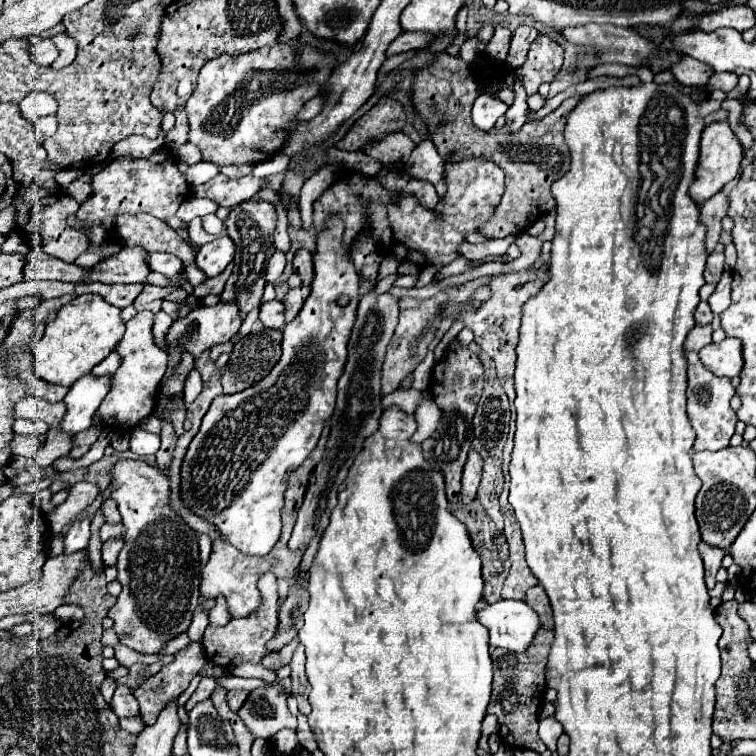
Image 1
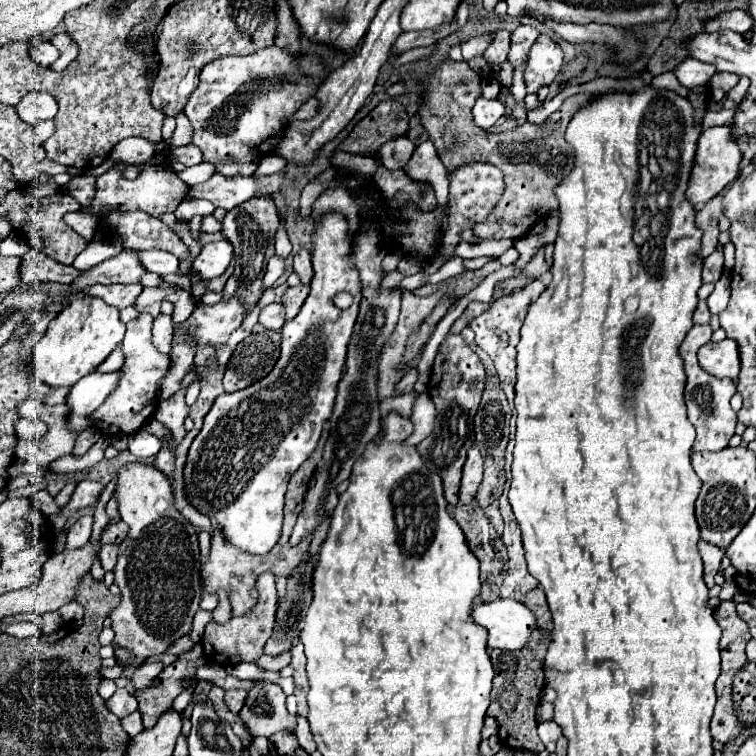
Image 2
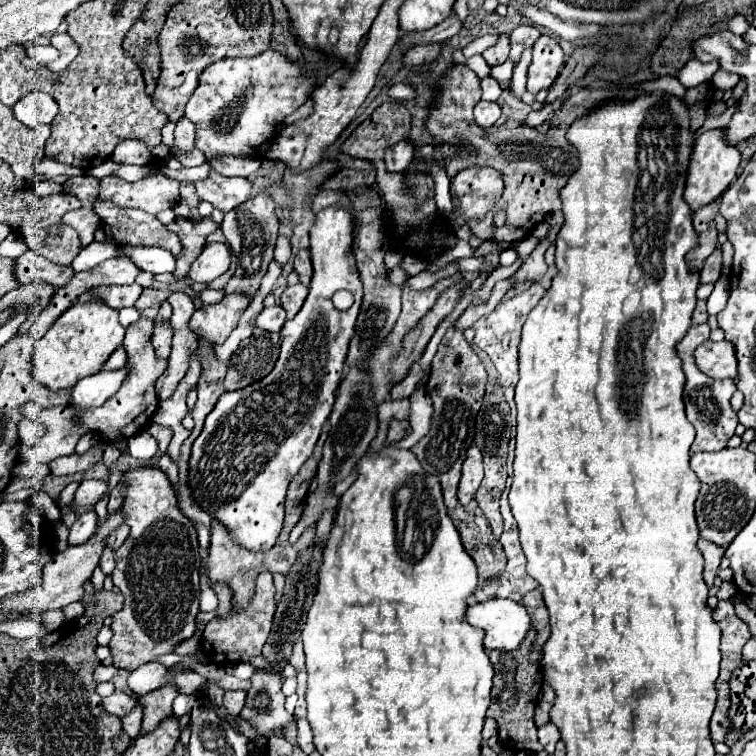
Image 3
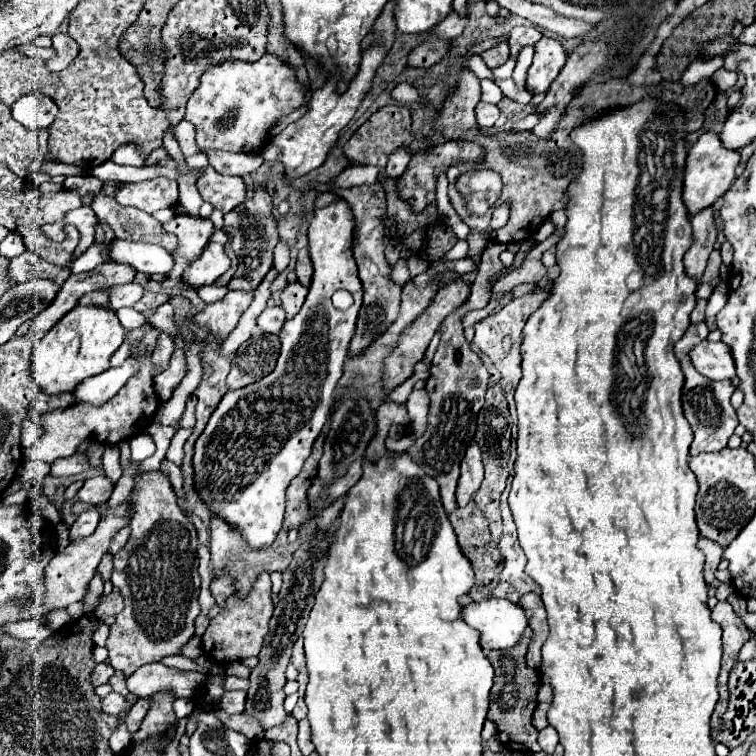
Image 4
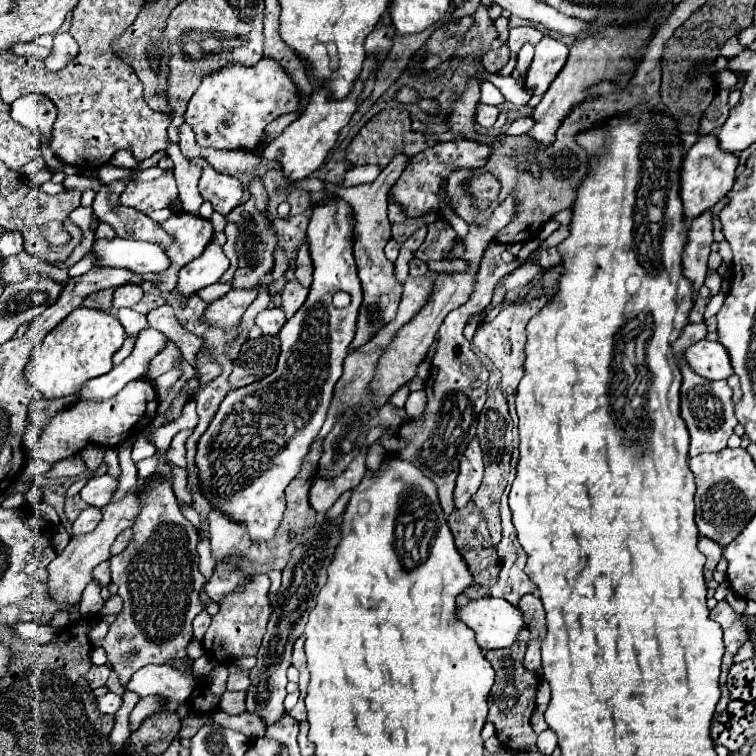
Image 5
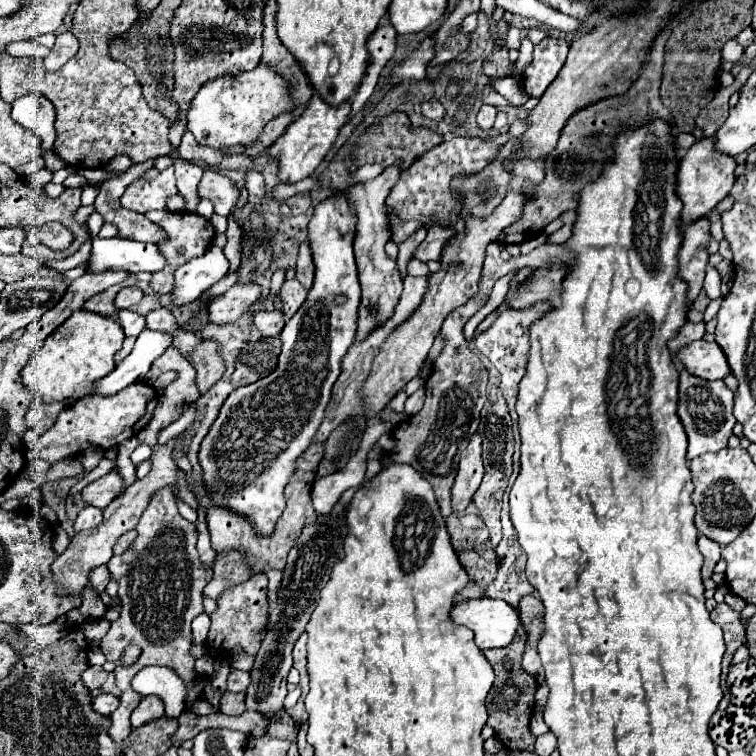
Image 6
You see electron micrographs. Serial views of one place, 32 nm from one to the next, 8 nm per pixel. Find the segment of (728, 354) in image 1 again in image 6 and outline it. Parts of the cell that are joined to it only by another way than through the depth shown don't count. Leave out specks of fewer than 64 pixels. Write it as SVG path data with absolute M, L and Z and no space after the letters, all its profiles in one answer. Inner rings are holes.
M696 340L678 352L682 364L700 378L706 380L722 380L724 376L732 374L730 364L718 342Z

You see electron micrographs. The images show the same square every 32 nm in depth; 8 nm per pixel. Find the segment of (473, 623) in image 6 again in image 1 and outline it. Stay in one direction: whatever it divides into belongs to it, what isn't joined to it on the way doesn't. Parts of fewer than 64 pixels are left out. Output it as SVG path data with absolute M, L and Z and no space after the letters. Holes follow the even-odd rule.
M500 600L478 608L478 622L490 630L490 644L526 652L540 628L538 614L522 600Z

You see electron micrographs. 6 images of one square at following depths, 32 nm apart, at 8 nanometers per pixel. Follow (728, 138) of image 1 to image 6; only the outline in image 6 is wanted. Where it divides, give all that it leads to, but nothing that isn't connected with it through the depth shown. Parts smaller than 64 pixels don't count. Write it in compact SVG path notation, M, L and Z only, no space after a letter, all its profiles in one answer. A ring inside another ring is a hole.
M700 138L680 160L678 168L678 198L682 200L682 222L694 222L706 214L712 212L712 208L728 196L730 188L734 186L734 170L736 170L736 160L730 158L728 154L722 154L714 150L714 138Z

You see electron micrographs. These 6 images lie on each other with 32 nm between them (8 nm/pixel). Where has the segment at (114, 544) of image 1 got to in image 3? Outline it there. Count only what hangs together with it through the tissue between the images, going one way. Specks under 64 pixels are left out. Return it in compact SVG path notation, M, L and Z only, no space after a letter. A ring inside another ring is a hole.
M106 546L106 550L102 552L102 558L100 558L100 568L104 570L104 574L112 574L114 566L116 566L116 558L114 558L114 550L110 550L110 548Z

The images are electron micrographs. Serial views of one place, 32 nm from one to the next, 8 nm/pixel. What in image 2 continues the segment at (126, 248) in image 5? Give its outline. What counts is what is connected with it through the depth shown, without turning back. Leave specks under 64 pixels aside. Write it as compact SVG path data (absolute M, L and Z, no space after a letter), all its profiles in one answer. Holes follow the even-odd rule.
M140 250L140 262L148 272L176 274L180 260L164 250Z

